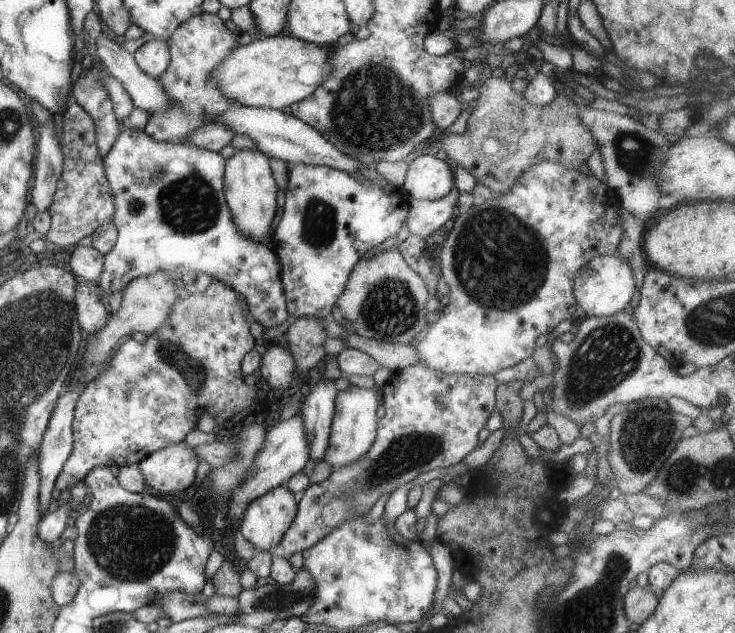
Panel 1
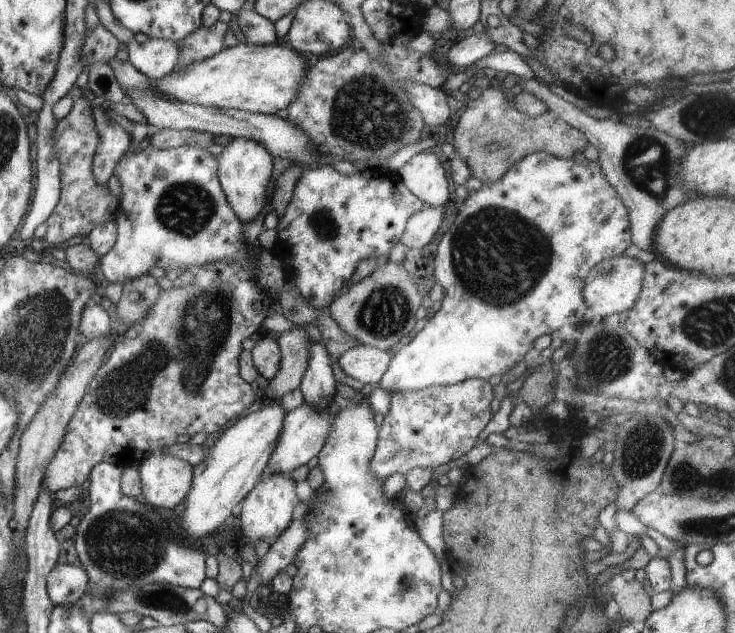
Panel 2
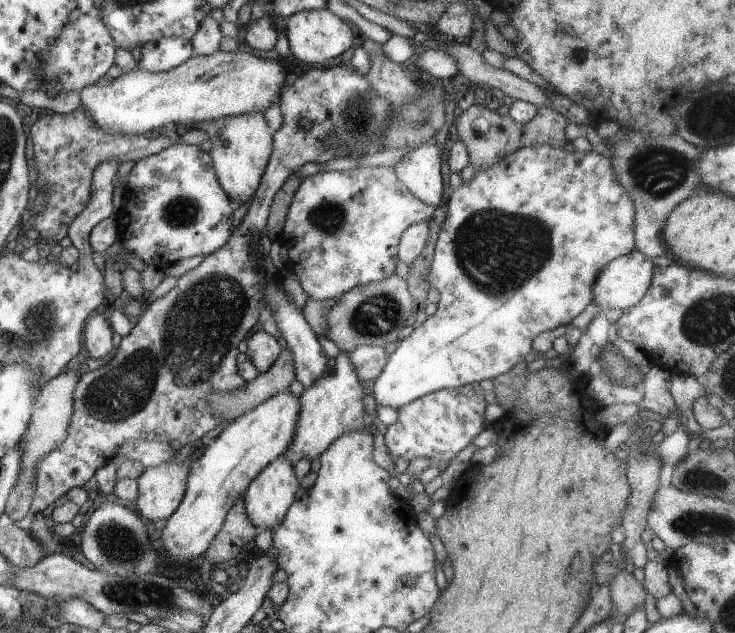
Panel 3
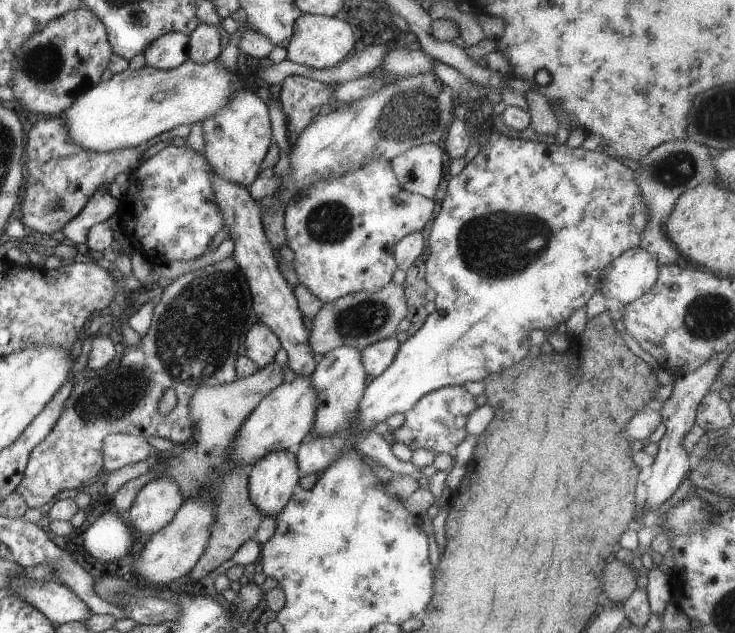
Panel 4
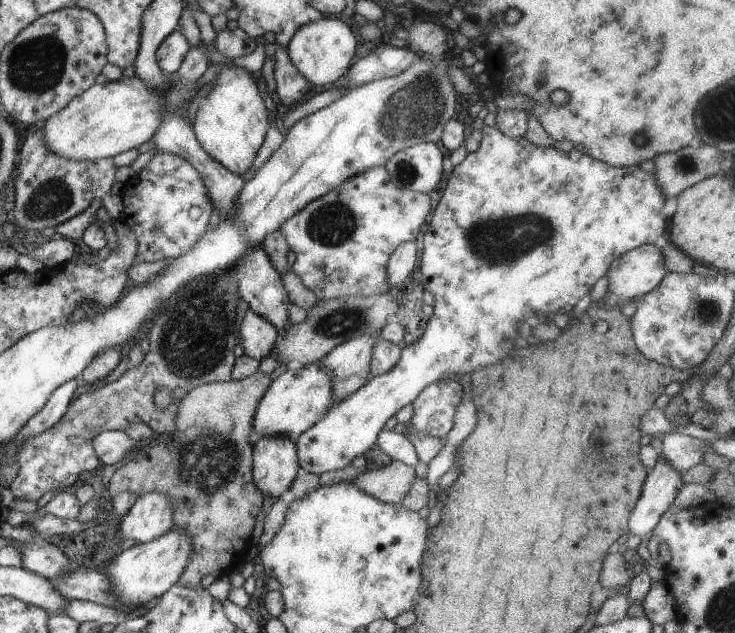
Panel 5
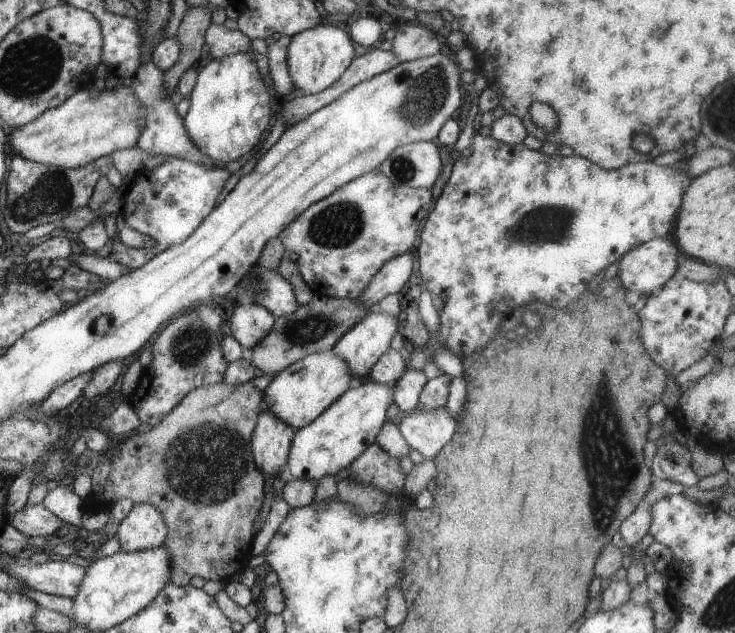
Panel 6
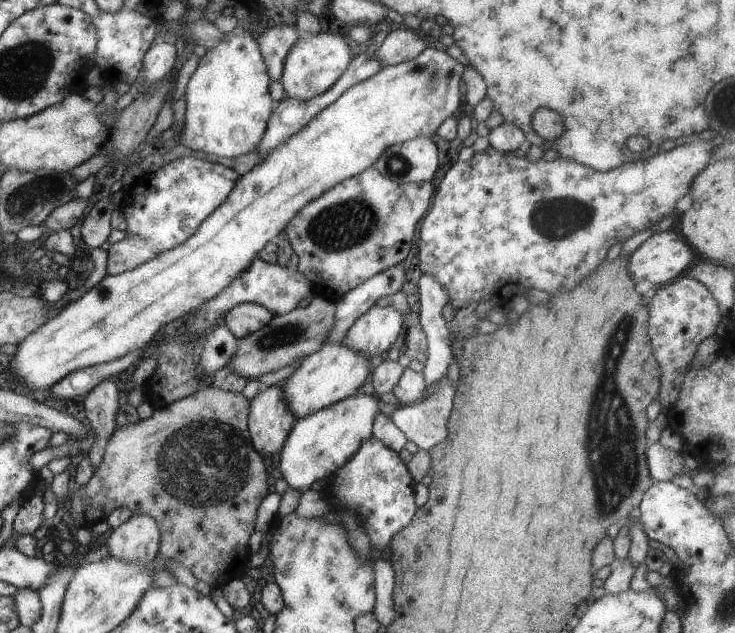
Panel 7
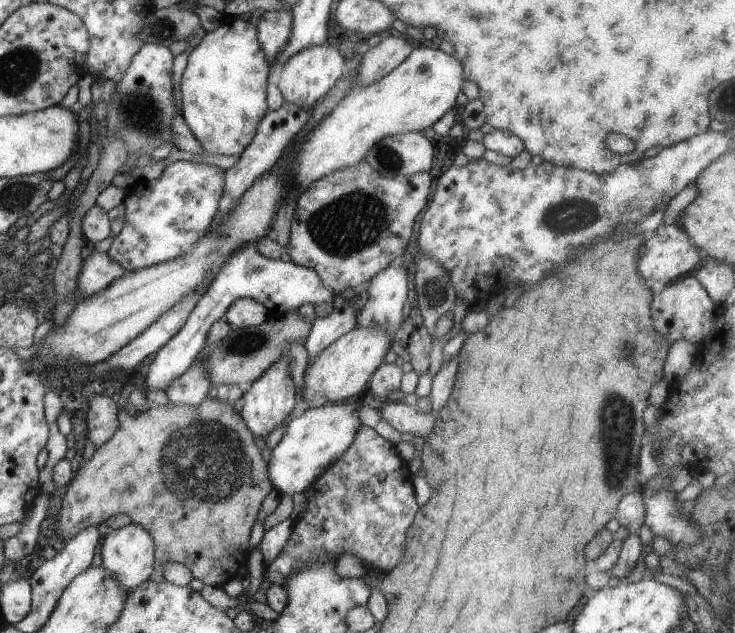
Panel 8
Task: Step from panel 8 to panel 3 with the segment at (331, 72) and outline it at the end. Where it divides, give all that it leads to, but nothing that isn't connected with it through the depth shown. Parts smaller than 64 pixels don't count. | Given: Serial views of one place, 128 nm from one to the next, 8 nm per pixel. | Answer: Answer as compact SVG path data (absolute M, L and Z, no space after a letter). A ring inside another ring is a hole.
M326 8L297 11L289 15L286 19L286 38L288 49L299 61L327 62L331 58L347 50L353 42L353 32L351 28L337 15L331 14Z

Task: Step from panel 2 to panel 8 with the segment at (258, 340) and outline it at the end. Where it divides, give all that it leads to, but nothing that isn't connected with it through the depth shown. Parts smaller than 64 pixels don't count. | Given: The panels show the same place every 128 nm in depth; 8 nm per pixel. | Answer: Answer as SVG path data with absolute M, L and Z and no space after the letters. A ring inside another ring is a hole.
M235 299L222 316L231 329L260 325L267 317L266 308L251 299Z

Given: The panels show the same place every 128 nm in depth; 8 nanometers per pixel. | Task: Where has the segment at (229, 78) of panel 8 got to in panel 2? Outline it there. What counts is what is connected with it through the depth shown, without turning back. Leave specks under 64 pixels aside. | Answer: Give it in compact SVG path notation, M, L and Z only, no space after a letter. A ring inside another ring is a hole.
M232 139L223 147L218 160L217 176L227 202L235 216L242 222L251 222L268 200L267 187L272 173L273 157L258 142L249 139Z

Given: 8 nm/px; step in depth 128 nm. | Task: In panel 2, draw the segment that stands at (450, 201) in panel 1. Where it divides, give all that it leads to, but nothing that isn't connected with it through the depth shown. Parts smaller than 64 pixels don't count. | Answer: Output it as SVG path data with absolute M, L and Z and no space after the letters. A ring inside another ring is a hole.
M423 205L419 210L413 211L406 220L399 242L404 244L405 251L410 248L425 246L432 239L433 234L443 218L443 205Z

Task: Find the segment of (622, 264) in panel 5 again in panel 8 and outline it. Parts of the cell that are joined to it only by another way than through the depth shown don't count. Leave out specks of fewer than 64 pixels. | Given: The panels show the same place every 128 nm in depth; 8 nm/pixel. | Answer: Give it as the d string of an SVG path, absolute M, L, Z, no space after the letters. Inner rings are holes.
M659 225L654 234L641 244L639 250L639 274L644 280L655 280L668 284L675 281L677 278L685 276L702 256L702 252L696 246L693 246L685 232L682 232L674 225Z

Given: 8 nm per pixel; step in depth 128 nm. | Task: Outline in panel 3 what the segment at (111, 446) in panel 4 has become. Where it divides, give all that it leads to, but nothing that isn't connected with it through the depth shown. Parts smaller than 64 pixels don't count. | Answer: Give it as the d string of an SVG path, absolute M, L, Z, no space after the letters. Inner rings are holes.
M128 440L119 447L109 463L119 466L124 460L131 459L138 460L144 468L154 467L159 463L167 463L175 452L170 443Z

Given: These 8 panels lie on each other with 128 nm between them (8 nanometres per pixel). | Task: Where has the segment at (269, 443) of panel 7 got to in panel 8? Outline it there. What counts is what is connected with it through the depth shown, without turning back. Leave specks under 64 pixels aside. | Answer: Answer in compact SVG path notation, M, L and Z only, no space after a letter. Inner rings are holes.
M287 352L271 365L264 373L255 379L249 386L243 388L243 406L240 411L241 418L245 421L247 428L255 437L265 438L273 428L288 422L292 417L294 387L287 368Z

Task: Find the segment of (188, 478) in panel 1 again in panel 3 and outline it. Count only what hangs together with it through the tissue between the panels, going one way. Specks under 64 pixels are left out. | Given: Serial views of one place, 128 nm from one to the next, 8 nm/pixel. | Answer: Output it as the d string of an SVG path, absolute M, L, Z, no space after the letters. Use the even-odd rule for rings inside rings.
M159 463L144 468L136 478L136 514L146 522L168 519L181 502L187 477L186 463Z

